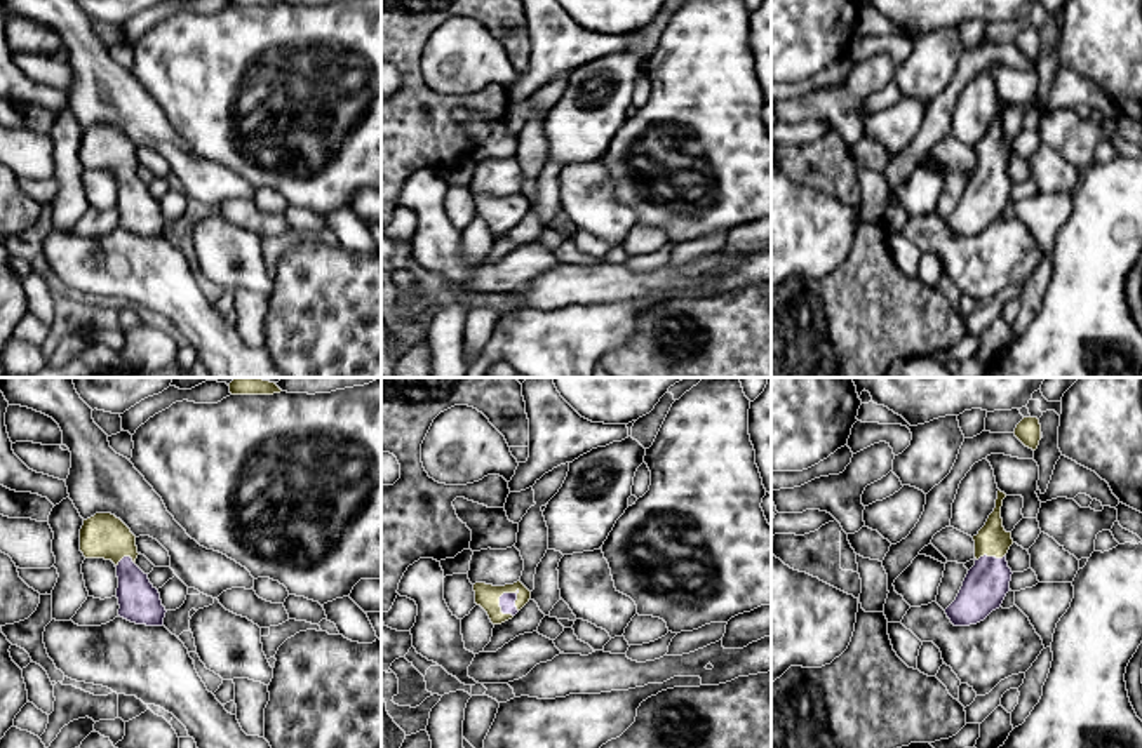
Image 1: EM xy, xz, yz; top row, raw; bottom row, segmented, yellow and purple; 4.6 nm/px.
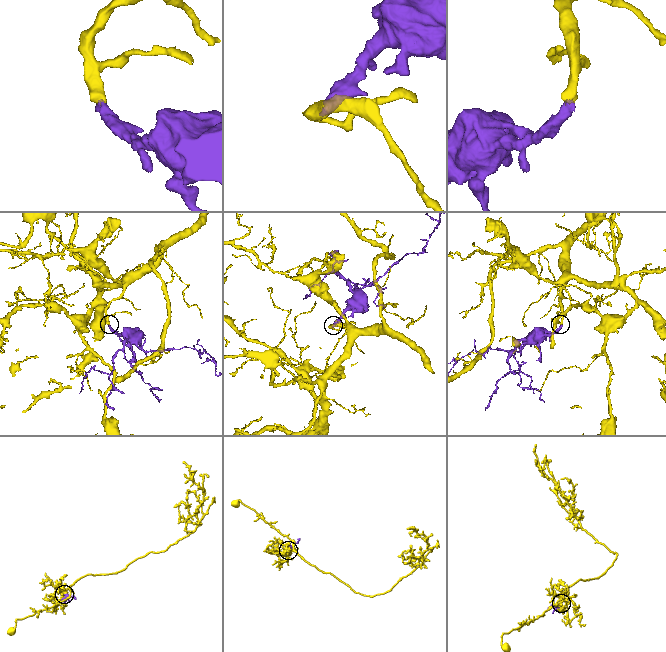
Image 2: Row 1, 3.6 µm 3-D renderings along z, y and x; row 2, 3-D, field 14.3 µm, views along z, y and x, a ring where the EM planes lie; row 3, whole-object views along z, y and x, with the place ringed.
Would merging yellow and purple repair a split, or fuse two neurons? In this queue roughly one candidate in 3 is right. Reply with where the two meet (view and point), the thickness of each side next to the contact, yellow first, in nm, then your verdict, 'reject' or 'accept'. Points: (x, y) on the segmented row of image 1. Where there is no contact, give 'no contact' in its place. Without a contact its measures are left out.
meets yellow in xz at (500, 595); 110 nm thick on the yellow side, 80 nm on the other; accept

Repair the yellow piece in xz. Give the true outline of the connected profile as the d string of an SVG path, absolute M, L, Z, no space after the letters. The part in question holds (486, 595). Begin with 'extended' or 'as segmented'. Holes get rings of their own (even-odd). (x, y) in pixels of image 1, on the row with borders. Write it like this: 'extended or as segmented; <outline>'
extended; M475 583L475 604L480 605L493 624L512 619L531 598L531 591L521 583L493 586Z

